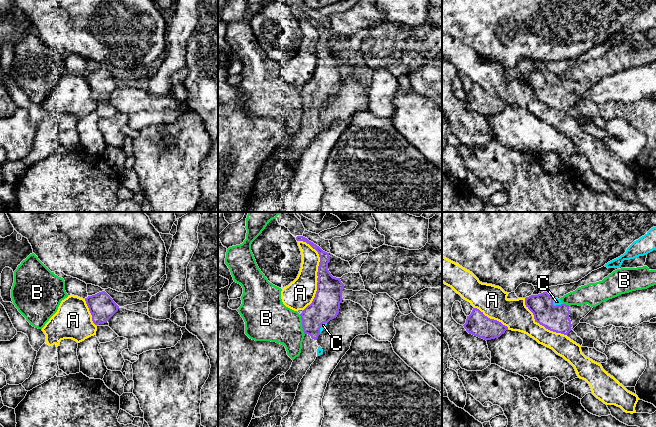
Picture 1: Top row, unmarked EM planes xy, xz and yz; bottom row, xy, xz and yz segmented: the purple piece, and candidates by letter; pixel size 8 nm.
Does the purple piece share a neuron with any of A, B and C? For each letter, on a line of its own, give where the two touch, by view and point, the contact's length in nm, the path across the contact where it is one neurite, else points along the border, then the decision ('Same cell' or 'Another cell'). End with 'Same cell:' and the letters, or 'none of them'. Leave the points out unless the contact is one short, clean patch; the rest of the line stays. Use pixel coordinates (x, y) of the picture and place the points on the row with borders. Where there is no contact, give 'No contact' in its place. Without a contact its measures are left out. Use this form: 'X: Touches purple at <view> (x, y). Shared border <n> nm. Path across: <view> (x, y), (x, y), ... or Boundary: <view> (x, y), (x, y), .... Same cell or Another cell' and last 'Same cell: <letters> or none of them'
A: Touches purple at xz (318, 271). Shared border 550 nm. Another cell
B: Touches purple at xz (302, 324). Shared border 170 nm. Another cell
C: Touches purple at yz (553, 305). Shared border 110 nm. Path across: yz (556, 318), (553, 314), (553, 305), (556, 301). Same cell
Same cell: C

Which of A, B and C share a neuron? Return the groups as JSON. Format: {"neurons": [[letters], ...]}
{"neurons": [["A"], ["B"], ["C"]]}

